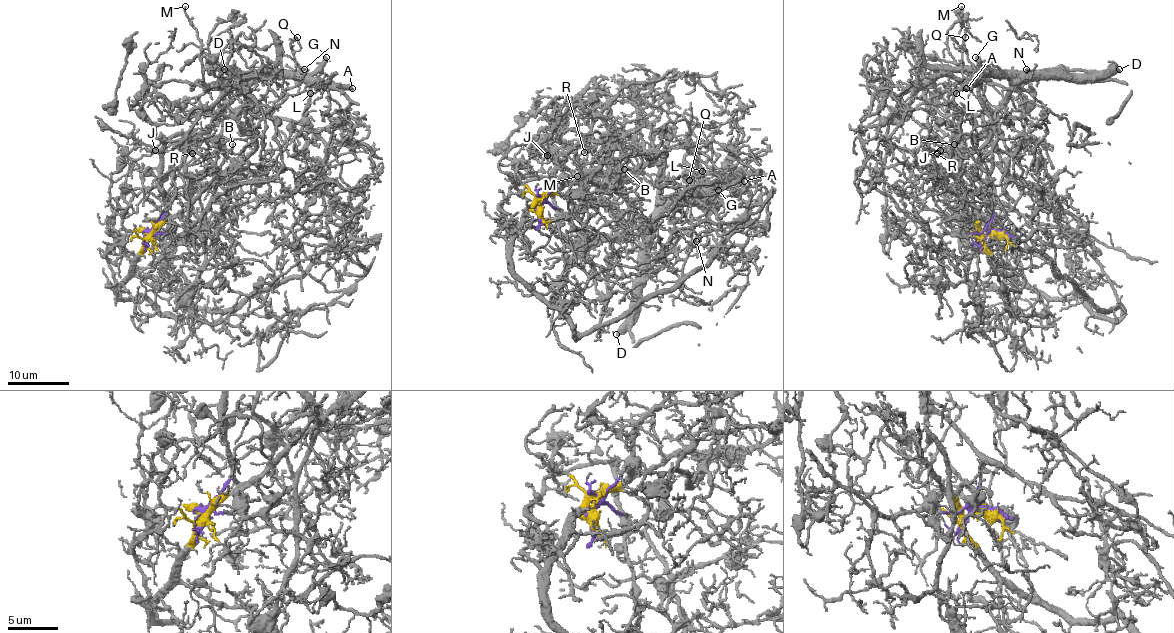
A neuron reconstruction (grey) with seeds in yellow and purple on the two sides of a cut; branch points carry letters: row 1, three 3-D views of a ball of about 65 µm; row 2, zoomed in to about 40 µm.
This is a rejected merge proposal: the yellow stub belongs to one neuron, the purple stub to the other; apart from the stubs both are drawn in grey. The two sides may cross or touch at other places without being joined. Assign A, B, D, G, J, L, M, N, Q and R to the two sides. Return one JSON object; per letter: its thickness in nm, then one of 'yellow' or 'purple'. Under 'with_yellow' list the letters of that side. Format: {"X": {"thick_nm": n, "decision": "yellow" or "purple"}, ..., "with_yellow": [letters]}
{"A": {"thick_nm": 550, "decision": "purple"}, "B": {"thick_nm": 190, "decision": "purple"}, "D": {"thick_nm": 460, "decision": "purple"}, "G": {"thick_nm": 500, "decision": "purple"}, "J": {"thick_nm": 120, "decision": "purple"}, "L": {"thick_nm": 130, "decision": "purple"}, "M": {"thick_nm": 120, "decision": "purple"}, "N": {"thick_nm": 100, "decision": "purple"}, "Q": {"thick_nm": 70, "decision": "purple"}, "R": {"thick_nm": 80, "decision": "purple"}, "with_yellow": []}

